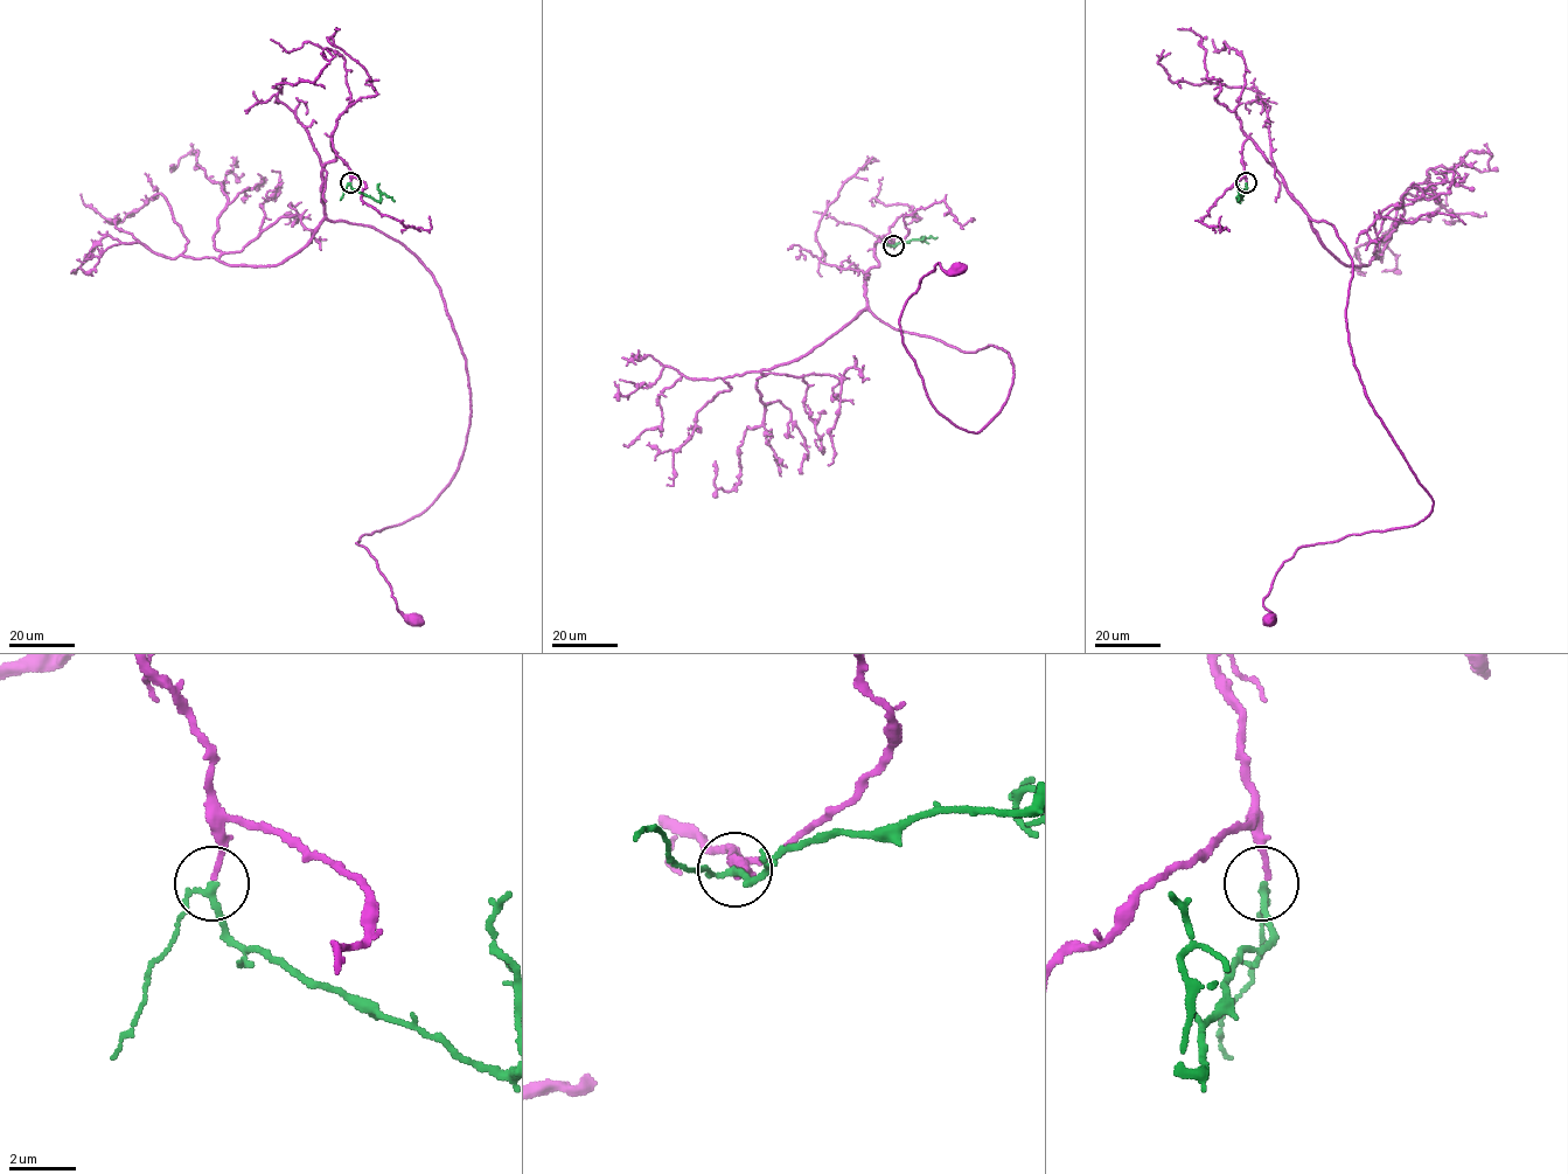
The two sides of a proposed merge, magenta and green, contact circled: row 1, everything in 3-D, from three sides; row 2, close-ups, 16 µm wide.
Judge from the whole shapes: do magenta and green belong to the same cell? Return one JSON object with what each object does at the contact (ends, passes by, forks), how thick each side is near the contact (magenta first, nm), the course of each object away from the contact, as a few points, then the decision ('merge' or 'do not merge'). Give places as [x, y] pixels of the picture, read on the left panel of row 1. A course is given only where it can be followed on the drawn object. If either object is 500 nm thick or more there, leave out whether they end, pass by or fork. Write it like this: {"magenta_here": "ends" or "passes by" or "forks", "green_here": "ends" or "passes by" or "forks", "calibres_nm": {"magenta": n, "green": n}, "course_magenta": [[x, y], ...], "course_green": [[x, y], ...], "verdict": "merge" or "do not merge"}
{"magenta_here": "ends", "green_here": "passes by", "calibres_nm": {"magenta": 150, "green": 170}, "course_magenta": [[350, 182], [332, 138], [323, 215], [418, 259], [466, 361], [469, 426], [450, 483], [356, 542], [415, 619]], "course_green": [[350, 182], [353, 188], [378, 201], [382, 193], [395, 201]], "verdict": "merge"}

